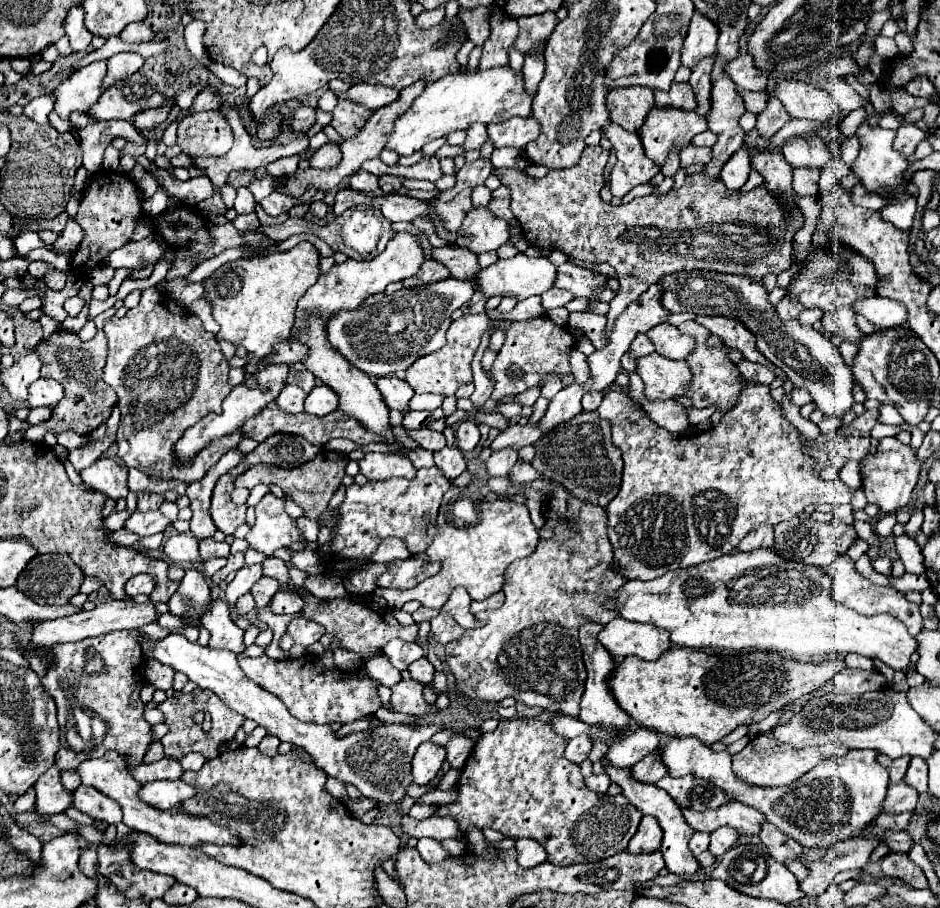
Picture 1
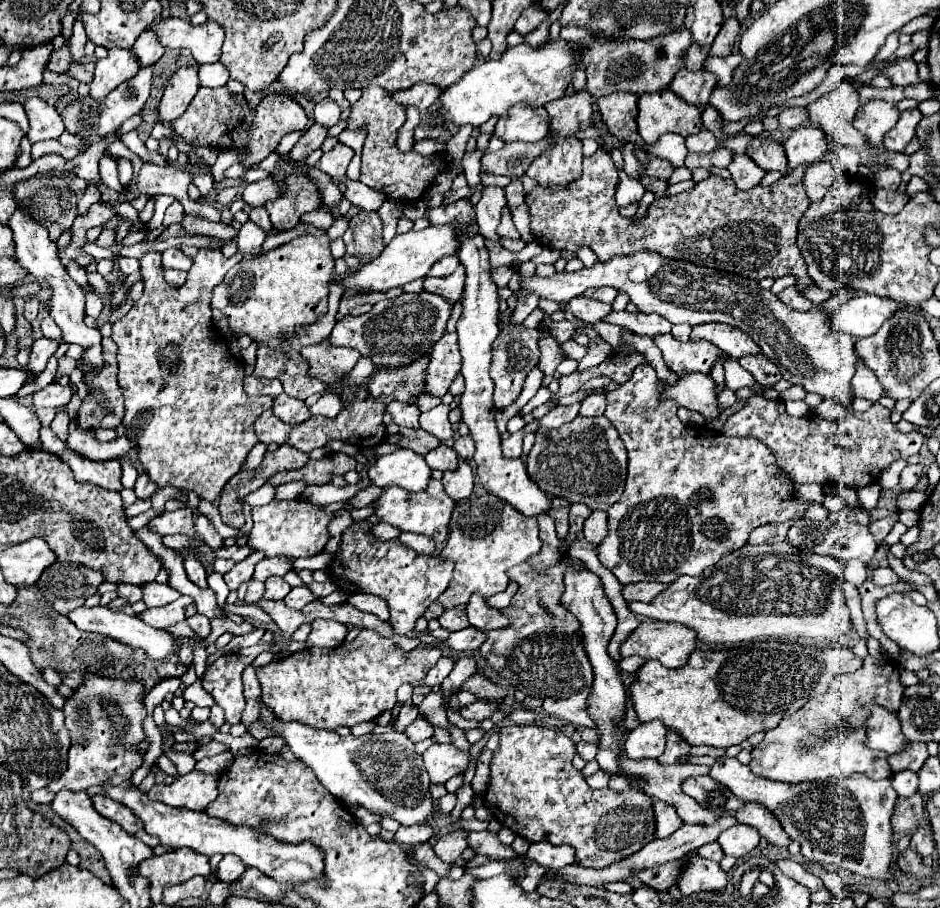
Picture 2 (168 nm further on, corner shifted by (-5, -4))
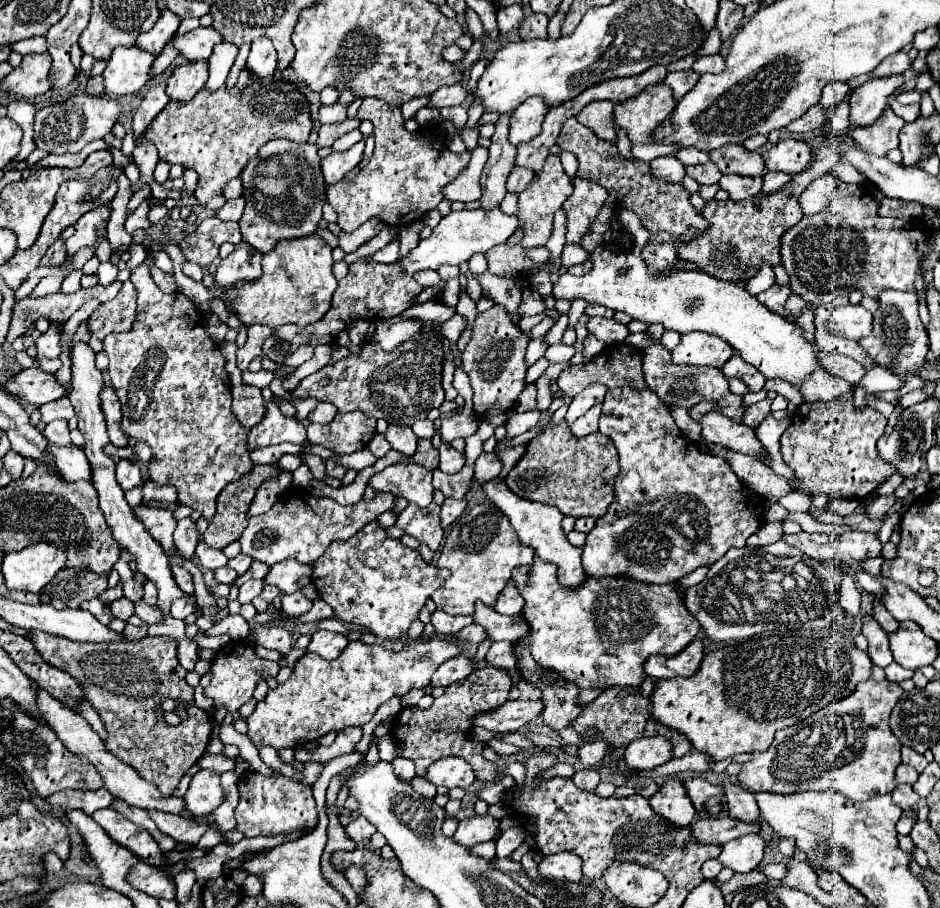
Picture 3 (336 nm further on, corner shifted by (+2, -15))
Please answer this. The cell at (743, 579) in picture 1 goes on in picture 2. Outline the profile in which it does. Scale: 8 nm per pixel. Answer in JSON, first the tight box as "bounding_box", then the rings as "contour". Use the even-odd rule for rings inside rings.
{"bounding_box":[629,540,851,644],"contour":[[[789,540],[761,546],[745,544],[739,550],[725,554],[713,568],[705,568],[701,576],[681,576],[669,586],[667,592],[657,596],[653,602],[629,602],[629,610],[641,618],[677,622],[687,628],[693,628],[697,632],[697,638],[707,644],[747,644],[753,640],[771,638],[787,642],[805,642],[817,638],[833,640],[839,634],[849,632],[851,628],[849,608],[841,588],[843,582],[845,566],[831,556],[819,556],[797,550],[789,544]]]}

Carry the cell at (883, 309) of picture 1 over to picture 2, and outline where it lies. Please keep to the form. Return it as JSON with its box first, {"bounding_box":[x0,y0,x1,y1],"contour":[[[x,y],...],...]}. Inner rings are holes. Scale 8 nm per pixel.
{"bounding_box":[833,296,897,338],"contour":[[[857,296],[847,300],[833,318],[833,330],[841,330],[849,336],[863,338],[875,334],[881,324],[895,314],[897,302],[879,296]]]}

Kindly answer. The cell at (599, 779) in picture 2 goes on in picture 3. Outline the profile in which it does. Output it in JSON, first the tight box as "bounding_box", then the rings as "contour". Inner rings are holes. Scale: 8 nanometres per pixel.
{"bounding_box":[572,769,600,791],"contour":[[[576,769],[572,781],[582,791],[594,791],[596,785],[600,783],[600,775],[596,769]]]}

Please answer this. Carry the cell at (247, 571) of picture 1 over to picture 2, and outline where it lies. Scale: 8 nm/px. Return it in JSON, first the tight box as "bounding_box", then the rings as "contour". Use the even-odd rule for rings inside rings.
{"bounding_box":[253,556,293,582],"contour":[[[275,556],[275,558],[263,558],[257,568],[253,578],[265,582],[271,576],[285,576],[289,570],[293,570],[293,564],[287,556]]]}

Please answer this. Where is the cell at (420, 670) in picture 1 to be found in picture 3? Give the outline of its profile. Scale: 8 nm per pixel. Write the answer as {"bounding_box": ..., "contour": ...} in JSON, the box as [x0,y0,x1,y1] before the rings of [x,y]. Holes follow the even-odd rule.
{"bounding_box":[432,655,474,687],"contour":[[[458,655],[458,657],[452,657],[448,661],[444,661],[436,673],[432,675],[432,687],[448,687],[450,683],[454,681],[460,681],[460,679],[466,679],[470,673],[474,671],[472,667],[472,661],[464,655]]]}

